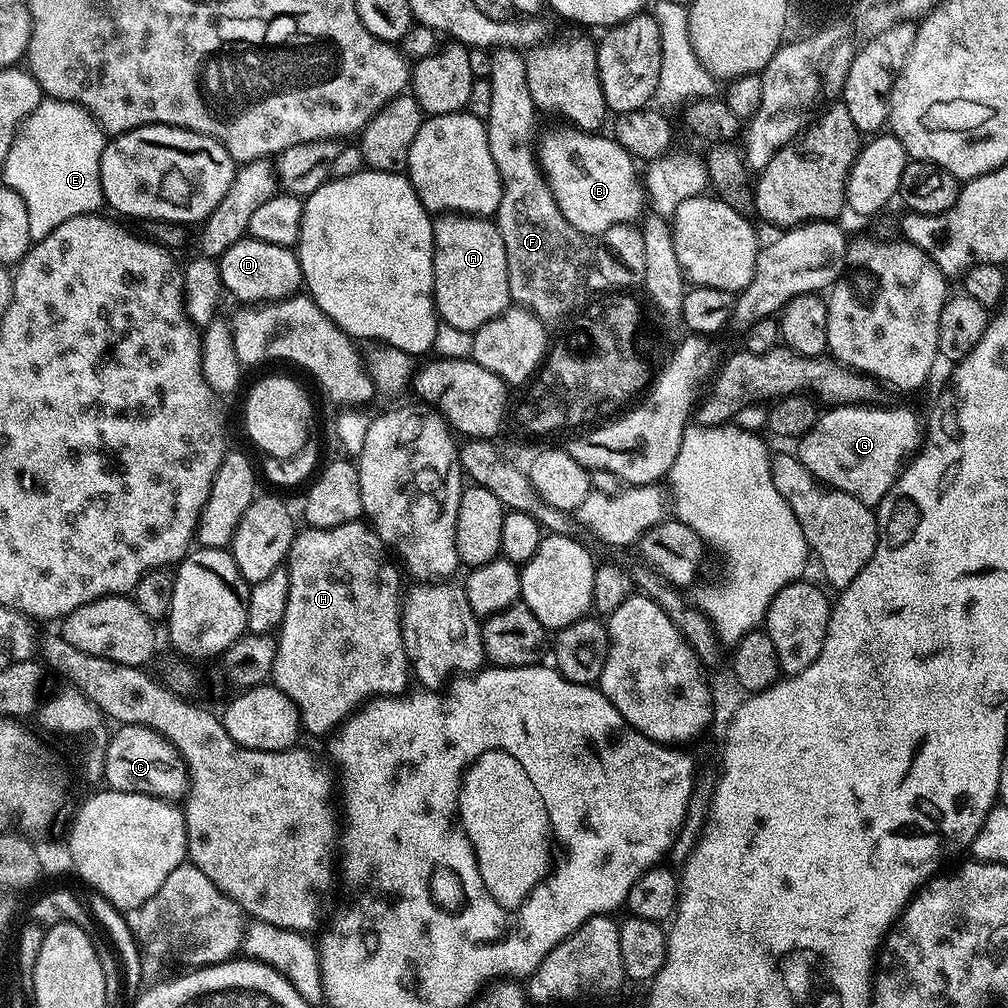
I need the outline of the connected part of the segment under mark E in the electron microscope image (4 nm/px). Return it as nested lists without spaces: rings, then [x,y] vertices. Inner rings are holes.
[[[41,99],[40,105],[29,114],[16,130],[12,139],[10,154],[2,166],[3,187],[13,188],[26,202],[26,215],[30,218],[30,238],[32,241],[46,238],[62,222],[79,216],[99,213],[105,207],[104,191],[100,181],[100,163],[104,153],[106,133],[85,108],[65,100]]]

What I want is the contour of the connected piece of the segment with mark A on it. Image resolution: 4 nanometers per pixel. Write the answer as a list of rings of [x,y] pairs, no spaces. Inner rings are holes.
[[[440,214],[432,221],[432,295],[436,301],[436,310],[439,319],[443,323],[454,326],[458,330],[476,332],[490,318],[498,318],[513,303],[510,294],[510,282],[508,281],[508,271],[506,270],[506,246],[502,246],[502,234],[497,230],[495,223],[491,219],[471,214]]]

